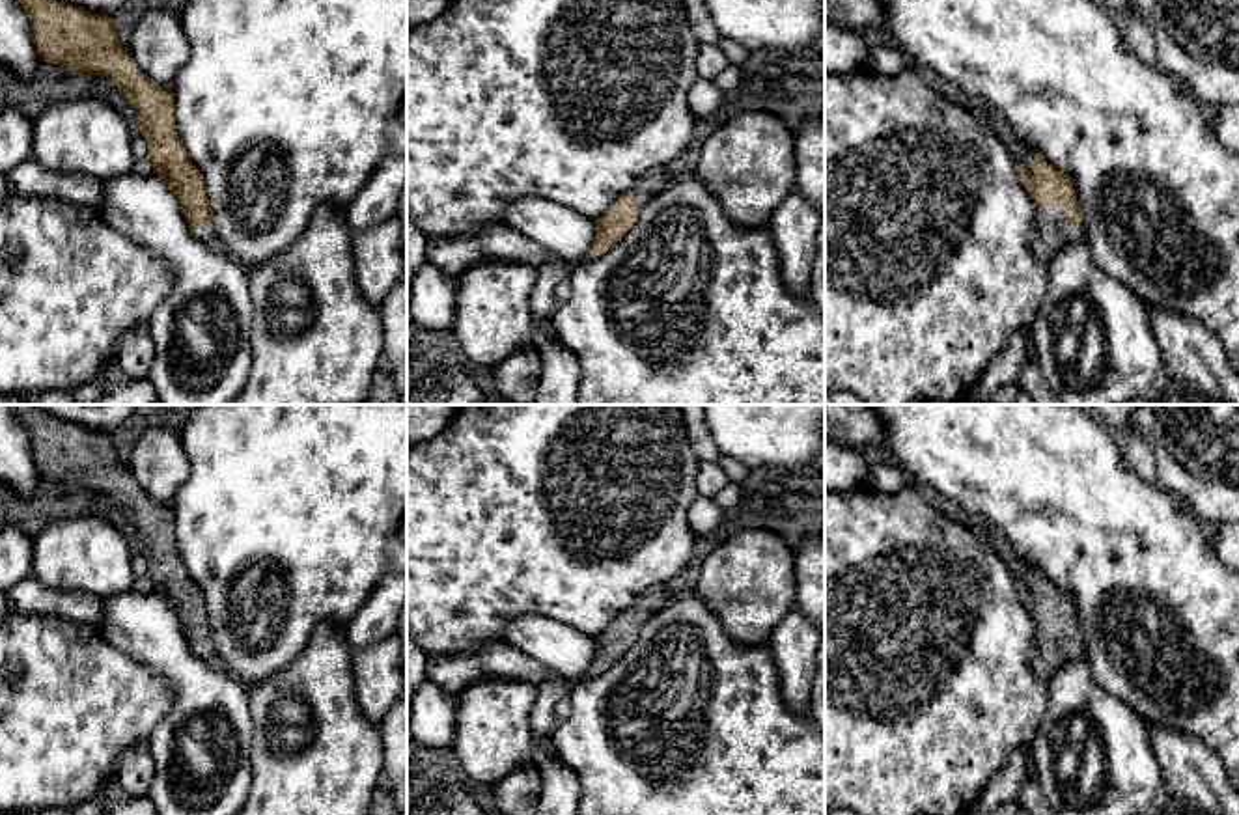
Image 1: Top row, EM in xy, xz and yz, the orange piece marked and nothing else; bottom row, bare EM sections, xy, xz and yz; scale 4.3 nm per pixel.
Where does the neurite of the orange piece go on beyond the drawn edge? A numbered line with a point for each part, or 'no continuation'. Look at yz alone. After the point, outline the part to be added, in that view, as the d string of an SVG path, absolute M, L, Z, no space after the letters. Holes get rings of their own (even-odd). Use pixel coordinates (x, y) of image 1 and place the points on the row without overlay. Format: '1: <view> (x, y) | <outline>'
1: yz (1053, 649) | M1037 623L1034 671L1049 681L1060 668L1082 656L1082 642L1071 642L1058 623Z

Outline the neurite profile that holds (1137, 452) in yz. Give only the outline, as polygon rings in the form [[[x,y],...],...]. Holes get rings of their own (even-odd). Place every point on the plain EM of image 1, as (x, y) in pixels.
[[[1136,431],[1121,446],[1123,463],[1135,470],[1142,479],[1155,483],[1155,455],[1149,442]]]

